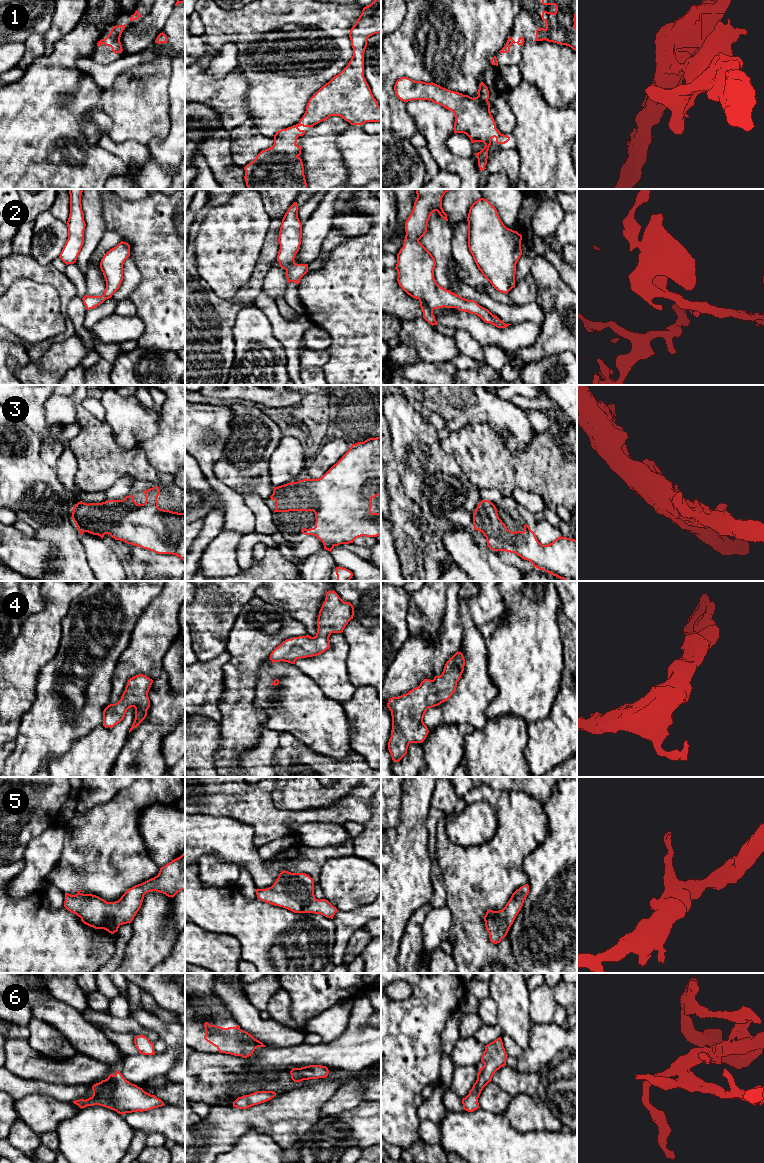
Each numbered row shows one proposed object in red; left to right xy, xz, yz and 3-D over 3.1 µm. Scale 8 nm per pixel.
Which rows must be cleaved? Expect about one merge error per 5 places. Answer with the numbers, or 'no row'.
no row

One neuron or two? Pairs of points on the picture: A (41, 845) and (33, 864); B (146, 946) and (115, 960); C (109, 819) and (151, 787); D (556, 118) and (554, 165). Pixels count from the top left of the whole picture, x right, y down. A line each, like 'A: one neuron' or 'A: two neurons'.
A: one neuron
B: two neurons
C: one neuron
D: one neuron

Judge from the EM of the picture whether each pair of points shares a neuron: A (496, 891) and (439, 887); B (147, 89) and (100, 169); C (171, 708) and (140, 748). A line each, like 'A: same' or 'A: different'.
A: different
B: different
C: same

